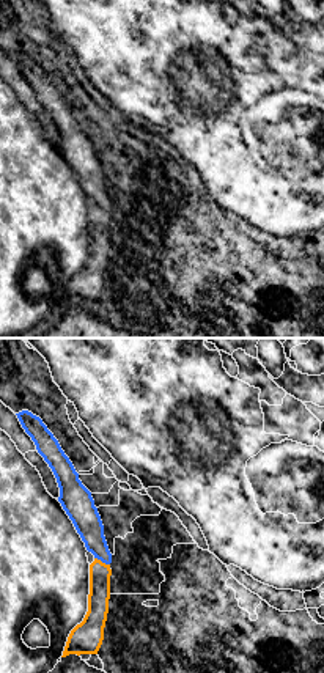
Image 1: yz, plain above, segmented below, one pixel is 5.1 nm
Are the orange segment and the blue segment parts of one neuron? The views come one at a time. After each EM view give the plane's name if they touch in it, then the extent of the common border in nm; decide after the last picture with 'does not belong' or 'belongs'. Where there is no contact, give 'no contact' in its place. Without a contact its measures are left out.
contact in yz; length 90 nm

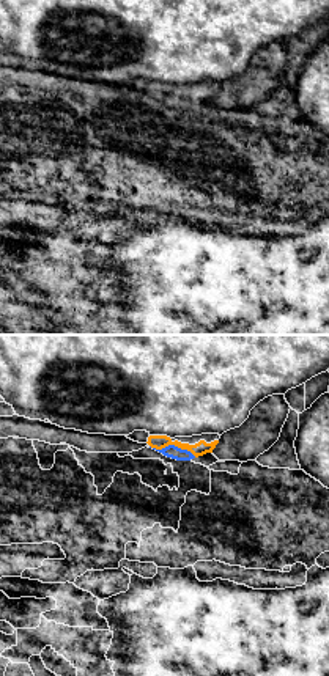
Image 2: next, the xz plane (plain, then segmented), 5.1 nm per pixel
contact in xz; length 240 nm

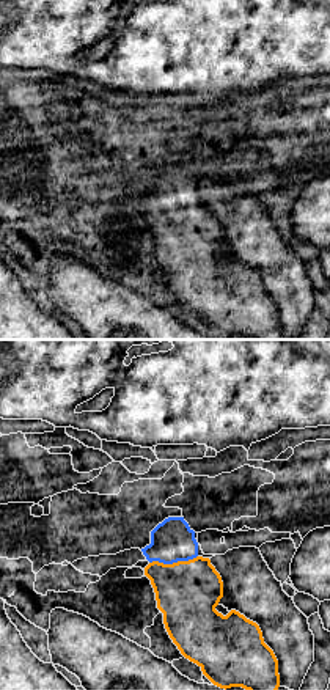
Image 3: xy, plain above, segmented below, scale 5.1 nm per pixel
contact in xy; length 260 nm

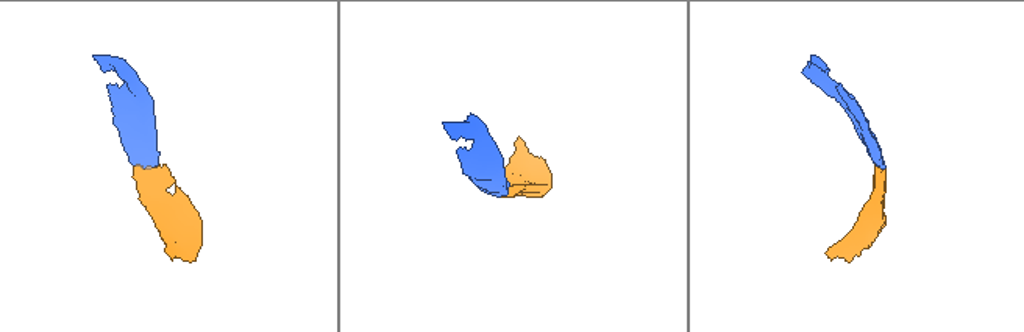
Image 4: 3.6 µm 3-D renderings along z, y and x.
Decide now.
belongs

